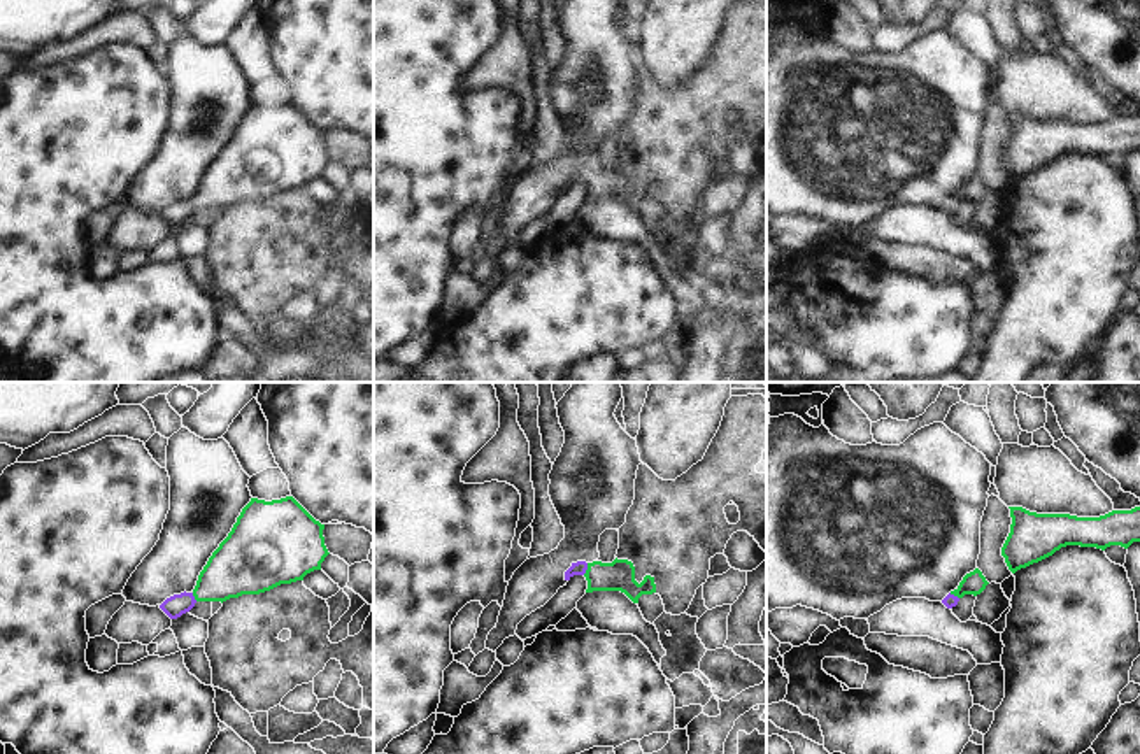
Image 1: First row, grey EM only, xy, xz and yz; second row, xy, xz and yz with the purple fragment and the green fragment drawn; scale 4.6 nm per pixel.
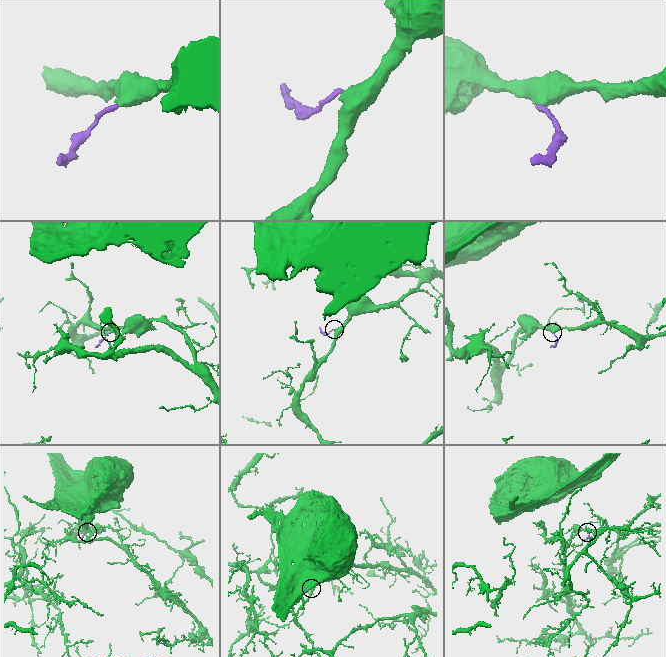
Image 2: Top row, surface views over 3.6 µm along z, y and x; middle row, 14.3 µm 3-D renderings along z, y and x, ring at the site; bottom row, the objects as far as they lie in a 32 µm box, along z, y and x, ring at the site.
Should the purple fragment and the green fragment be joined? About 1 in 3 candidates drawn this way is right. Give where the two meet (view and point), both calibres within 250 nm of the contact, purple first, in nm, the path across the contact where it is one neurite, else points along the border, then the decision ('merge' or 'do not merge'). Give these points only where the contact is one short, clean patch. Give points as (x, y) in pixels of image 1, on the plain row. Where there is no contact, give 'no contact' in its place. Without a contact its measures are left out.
contact xz (586, 176); calibres 60 and 140 nm; way xz (577, 176), (586, 176), (598, 183), (619, 183); merge

